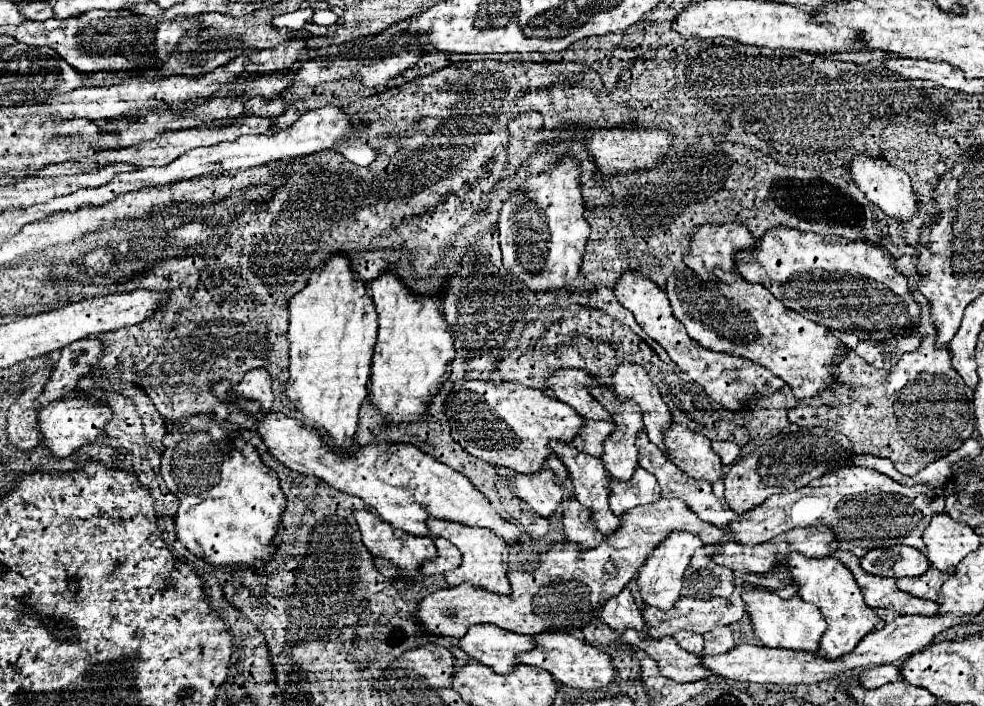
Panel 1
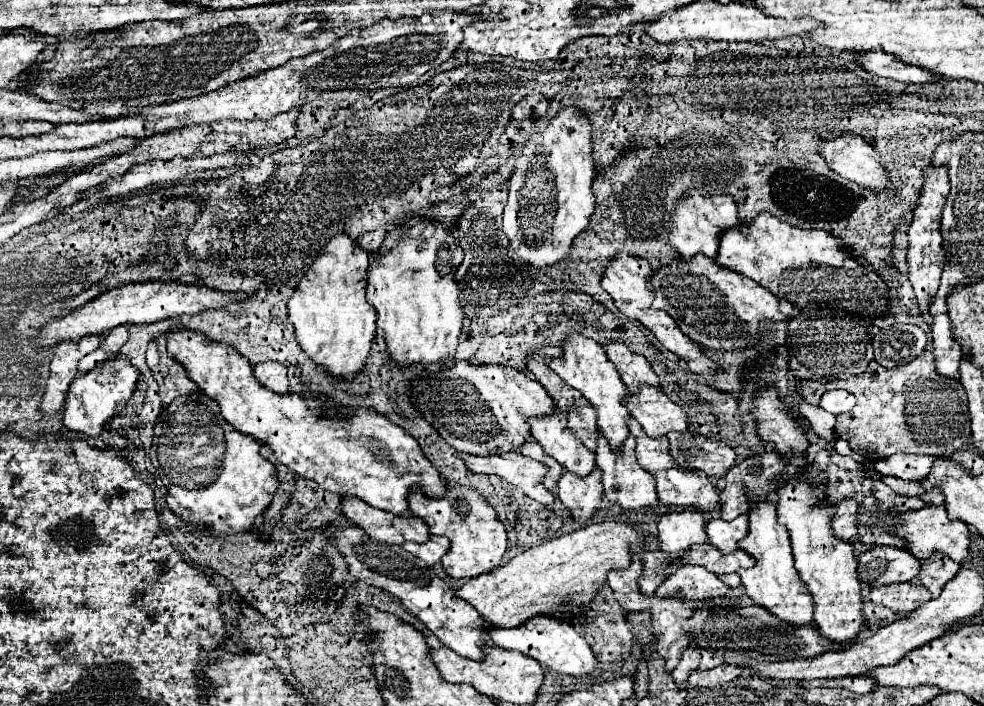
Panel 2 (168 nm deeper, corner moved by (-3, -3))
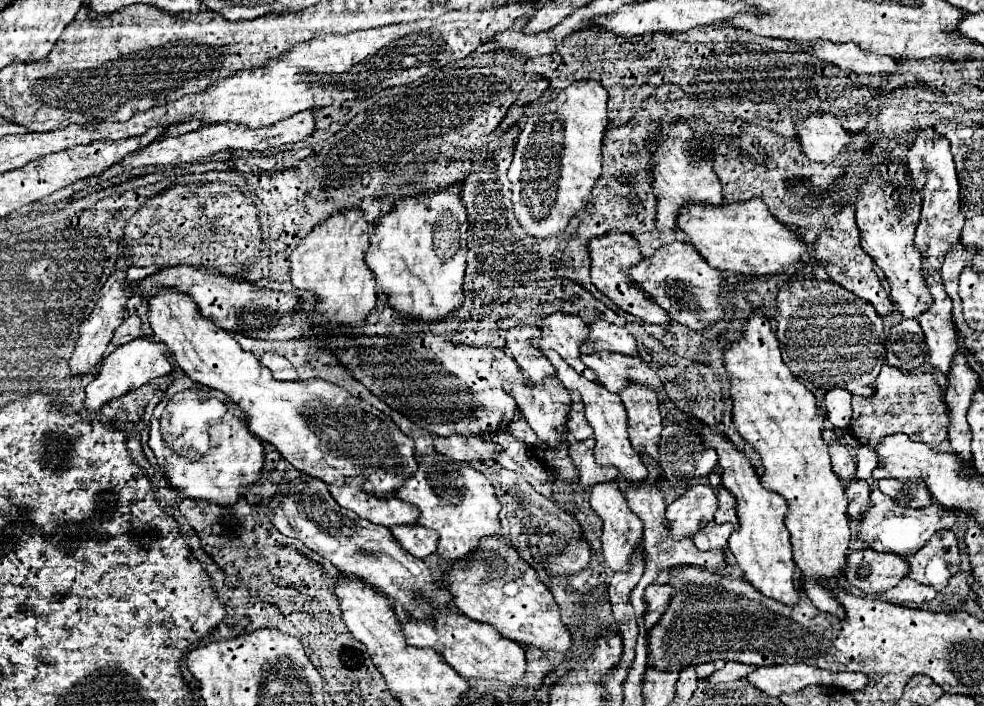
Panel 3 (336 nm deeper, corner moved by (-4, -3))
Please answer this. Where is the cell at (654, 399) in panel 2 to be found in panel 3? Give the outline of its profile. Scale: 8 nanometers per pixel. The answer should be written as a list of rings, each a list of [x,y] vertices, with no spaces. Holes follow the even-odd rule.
[[[594,352],[582,354],[582,362],[596,374],[596,380],[610,392],[618,392],[630,380],[640,380],[644,386],[650,386],[654,390],[662,388],[662,382],[656,376],[656,372],[642,358],[636,356]]]

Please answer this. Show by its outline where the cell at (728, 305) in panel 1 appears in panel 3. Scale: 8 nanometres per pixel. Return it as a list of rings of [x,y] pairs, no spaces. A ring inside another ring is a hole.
[[[674,240],[660,246],[652,256],[642,258],[636,266],[632,266],[628,270],[628,276],[660,308],[664,308],[668,316],[692,330],[712,326],[724,316],[724,310],[720,306],[720,294],[724,292],[722,274],[710,268],[706,260],[700,254],[696,254],[696,250],[688,242]]]

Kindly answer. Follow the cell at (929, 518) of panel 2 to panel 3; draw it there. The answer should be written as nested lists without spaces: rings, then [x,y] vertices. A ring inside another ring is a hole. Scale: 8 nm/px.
[[[874,488],[872,494],[874,504],[870,506],[870,510],[866,510],[862,514],[860,520],[860,528],[858,528],[858,538],[872,550],[876,552],[892,552],[892,554],[912,554],[918,552],[928,540],[930,536],[940,530],[940,528],[952,528],[956,524],[956,516],[952,510],[942,508],[940,504],[930,504],[926,508],[906,508],[906,506],[898,506],[892,502],[890,496],[882,494],[878,488]]]

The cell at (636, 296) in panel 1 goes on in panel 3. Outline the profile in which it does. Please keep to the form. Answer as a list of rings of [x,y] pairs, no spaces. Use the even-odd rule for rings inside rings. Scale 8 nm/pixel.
[[[610,230],[604,236],[592,238],[588,242],[588,254],[590,254],[590,276],[592,276],[592,284],[604,294],[608,296],[618,308],[622,308],[624,312],[642,318],[644,322],[652,322],[652,324],[666,324],[668,316],[666,312],[644,292],[638,290],[638,286],[634,286],[634,282],[630,282],[626,278],[626,270],[630,270],[628,266],[634,262],[640,262],[640,250],[638,250],[638,242],[620,230]]]

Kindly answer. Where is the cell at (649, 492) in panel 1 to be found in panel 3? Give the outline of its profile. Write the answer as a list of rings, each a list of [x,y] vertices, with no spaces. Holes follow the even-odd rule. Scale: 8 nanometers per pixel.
[[[544,350],[542,354],[550,360],[550,364],[556,370],[556,376],[562,380],[566,390],[578,390],[582,394],[586,418],[588,418],[590,426],[594,428],[594,438],[596,438],[594,458],[596,458],[596,462],[602,464],[602,466],[610,466],[610,464],[616,466],[622,474],[622,478],[628,480],[628,482],[640,482],[642,478],[646,478],[646,468],[644,468],[640,456],[636,454],[636,450],[630,446],[628,432],[626,432],[626,410],[624,410],[622,400],[618,398],[618,394],[612,394],[604,386],[598,386],[596,382],[586,380],[584,376],[580,376],[562,358],[558,358],[558,354],[554,354],[554,350]]]

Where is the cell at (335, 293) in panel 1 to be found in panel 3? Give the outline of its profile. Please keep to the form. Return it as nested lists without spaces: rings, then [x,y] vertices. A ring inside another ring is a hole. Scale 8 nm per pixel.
[[[360,208],[334,212],[330,218],[314,226],[290,254],[292,284],[318,296],[316,310],[328,320],[344,320],[348,326],[362,326],[368,312],[376,306],[376,280],[364,262],[368,250],[370,224]]]

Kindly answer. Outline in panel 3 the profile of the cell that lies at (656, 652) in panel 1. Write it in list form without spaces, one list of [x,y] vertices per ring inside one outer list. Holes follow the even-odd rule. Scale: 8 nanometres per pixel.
[[[726,662],[724,668],[720,668],[718,672],[714,672],[708,682],[730,682],[730,680],[740,680],[746,678],[746,674],[750,674],[754,670],[754,666],[750,664],[742,664],[742,662]]]

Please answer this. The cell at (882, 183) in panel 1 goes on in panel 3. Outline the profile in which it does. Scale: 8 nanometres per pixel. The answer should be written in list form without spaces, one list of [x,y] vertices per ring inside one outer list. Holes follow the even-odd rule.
[[[810,112],[796,122],[800,150],[814,162],[832,162],[834,156],[846,152],[850,134],[830,112]]]

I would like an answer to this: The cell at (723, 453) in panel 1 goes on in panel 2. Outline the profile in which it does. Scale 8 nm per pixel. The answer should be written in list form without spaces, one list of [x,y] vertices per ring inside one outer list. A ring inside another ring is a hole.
[[[695,432],[669,434],[669,450],[687,470],[701,470],[707,476],[721,476],[735,464],[735,450],[721,440]]]

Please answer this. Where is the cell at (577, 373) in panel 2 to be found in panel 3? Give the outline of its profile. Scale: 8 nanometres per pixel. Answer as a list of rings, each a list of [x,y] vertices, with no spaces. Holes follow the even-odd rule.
[[[558,310],[540,322],[540,330],[542,334],[538,338],[532,338],[532,344],[536,348],[556,350],[578,374],[588,380],[596,380],[594,372],[586,370],[580,360],[580,344],[586,340],[586,324],[582,322],[582,318]]]

